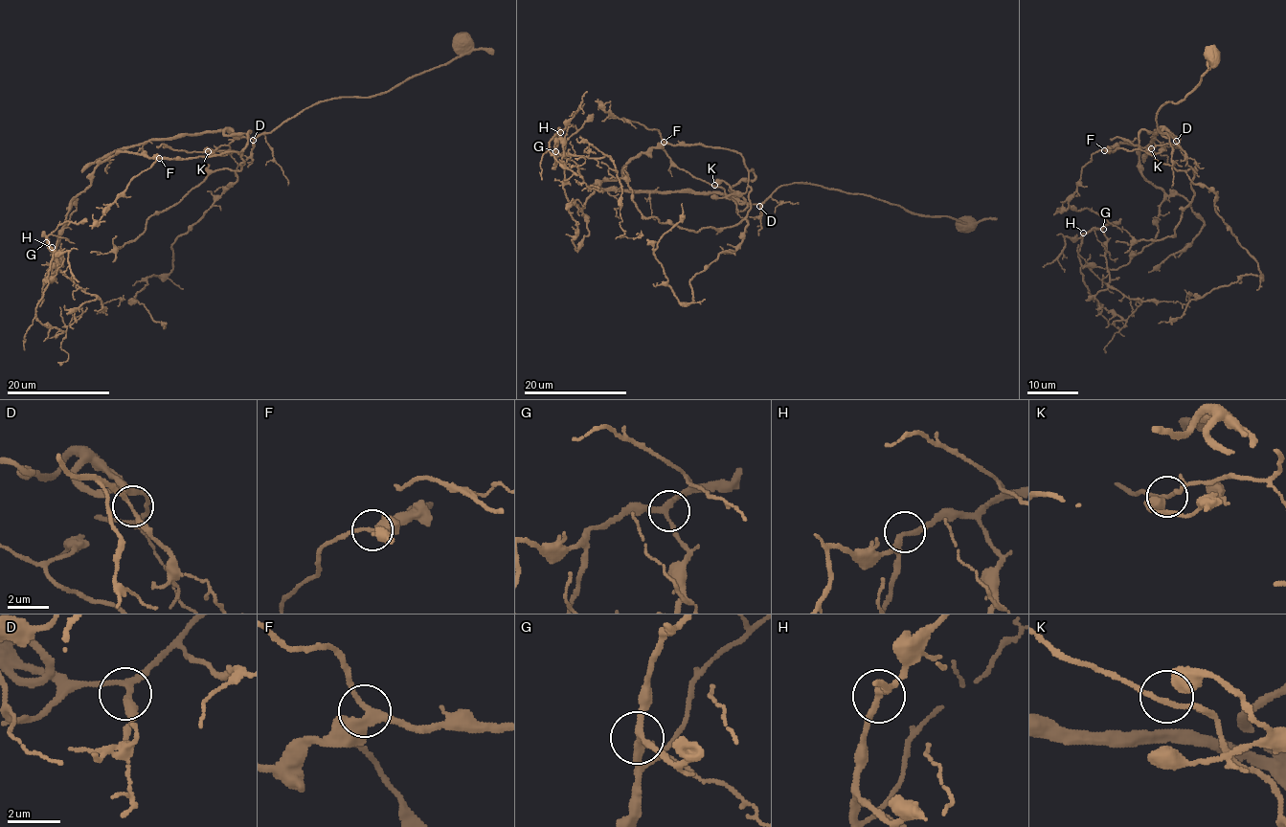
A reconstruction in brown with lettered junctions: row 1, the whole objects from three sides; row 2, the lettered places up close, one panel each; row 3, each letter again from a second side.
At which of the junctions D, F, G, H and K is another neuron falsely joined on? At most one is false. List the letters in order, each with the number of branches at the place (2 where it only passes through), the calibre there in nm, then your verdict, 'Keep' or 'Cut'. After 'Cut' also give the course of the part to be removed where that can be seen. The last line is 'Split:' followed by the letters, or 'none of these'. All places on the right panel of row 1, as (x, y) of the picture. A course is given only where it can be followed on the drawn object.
D: Branches: 3. Thickness 200 nm. Keep
F: Branches: 3. Thickness 280 nm. Keep
G: Branches: 3. Thickness 240 nm. Keep
H: Branches: 2. Thickness 240 nm. Keep
K: Branches: 3. Thickness 180 nm. Keep
Split: none of these

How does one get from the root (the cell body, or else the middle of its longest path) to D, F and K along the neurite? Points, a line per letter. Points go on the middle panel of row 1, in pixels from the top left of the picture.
D: (961, 226), (952, 217), (924, 216), (868, 194), (804, 183), (780, 185), (759, 206)
F: (961, 226), (814, 184), (780, 185), (761, 203), (743, 203), (730, 189), (754, 172), (738, 152), (664, 142)
K: (961, 226), (952, 217), (924, 216), (868, 194), (804, 183), (780, 185), (761, 203), (738, 212), (714, 185)

